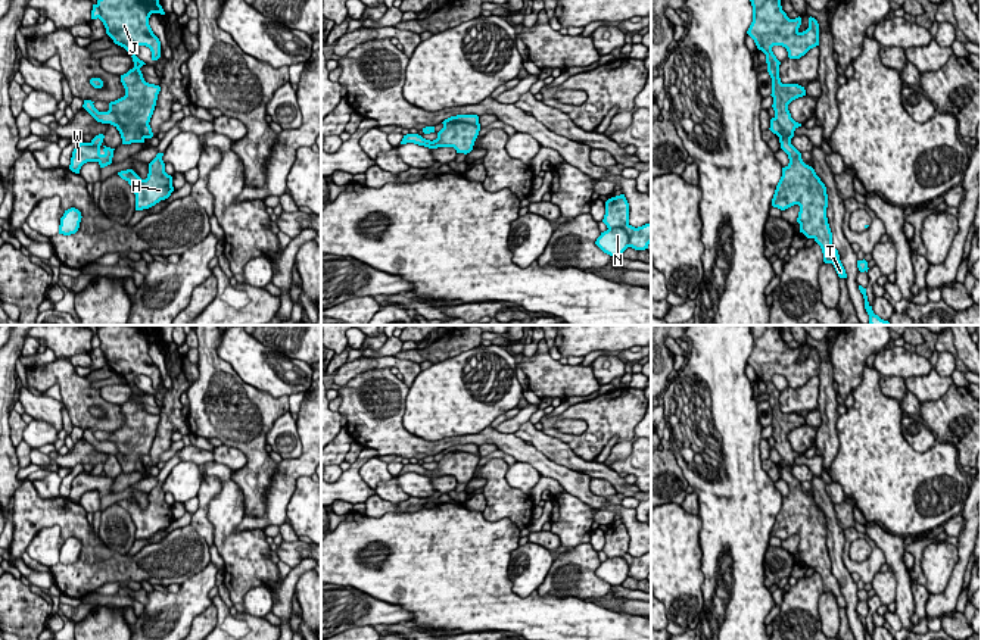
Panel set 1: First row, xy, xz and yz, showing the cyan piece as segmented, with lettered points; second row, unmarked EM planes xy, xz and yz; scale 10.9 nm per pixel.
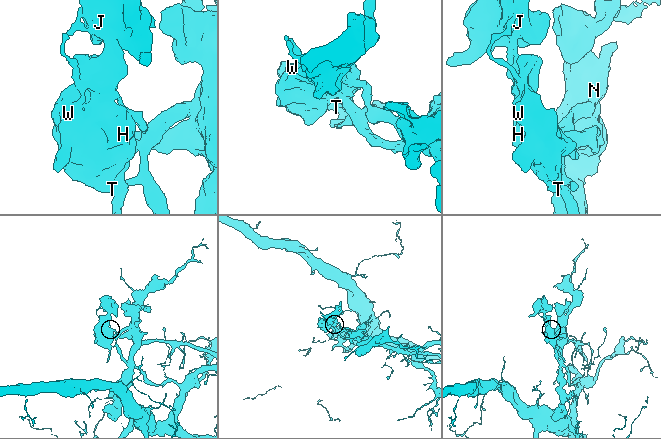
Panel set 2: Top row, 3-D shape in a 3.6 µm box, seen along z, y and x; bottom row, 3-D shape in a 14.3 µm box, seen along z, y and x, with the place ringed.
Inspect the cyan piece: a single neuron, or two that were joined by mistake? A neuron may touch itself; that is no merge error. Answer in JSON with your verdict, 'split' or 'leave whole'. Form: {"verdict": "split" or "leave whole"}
{"verdict": "split"}

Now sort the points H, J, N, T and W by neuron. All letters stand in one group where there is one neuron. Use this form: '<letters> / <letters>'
H J T W / N

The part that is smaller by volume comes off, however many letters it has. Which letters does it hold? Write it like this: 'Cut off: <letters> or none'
Cut off: H, J, T, W

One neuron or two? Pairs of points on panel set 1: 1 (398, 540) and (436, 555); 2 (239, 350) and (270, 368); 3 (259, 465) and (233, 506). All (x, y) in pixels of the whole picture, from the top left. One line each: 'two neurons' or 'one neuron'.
1: one neuron
2: one neuron
3: two neurons

